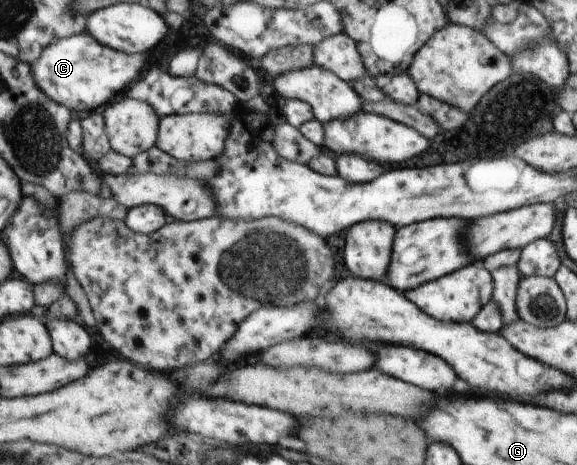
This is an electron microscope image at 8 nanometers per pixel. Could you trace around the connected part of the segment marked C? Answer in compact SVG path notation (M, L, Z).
M77 34L51 42L41 57L31 64L34 78L41 91L52 100L73 111L93 111L127 89L143 72L147 57L128 54L99 43L91 34Z

